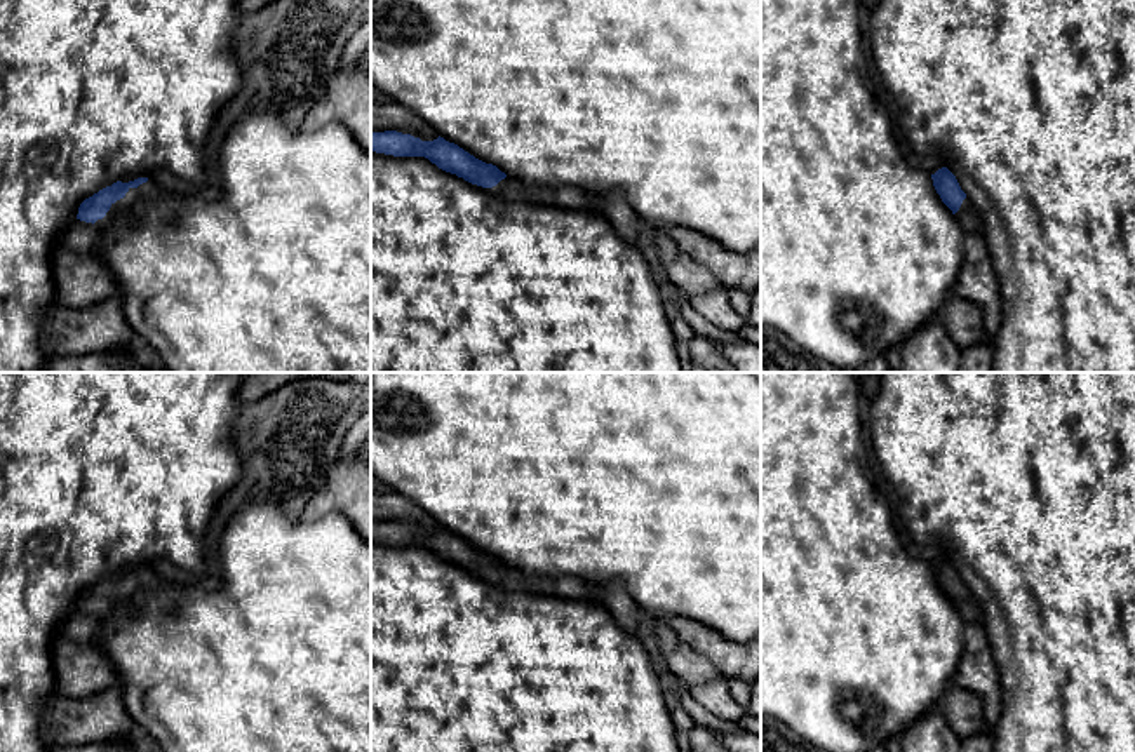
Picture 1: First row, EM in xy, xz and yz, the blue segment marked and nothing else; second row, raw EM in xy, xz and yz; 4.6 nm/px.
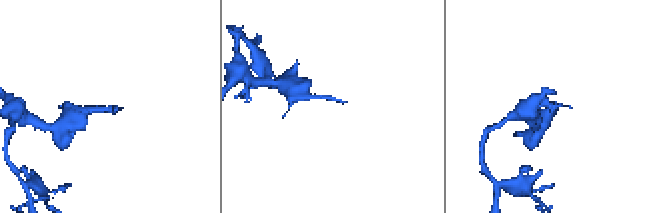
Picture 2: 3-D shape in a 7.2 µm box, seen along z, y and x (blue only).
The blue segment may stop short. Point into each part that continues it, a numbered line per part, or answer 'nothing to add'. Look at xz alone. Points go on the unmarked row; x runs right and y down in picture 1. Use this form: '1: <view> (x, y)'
1: xz (568, 587)

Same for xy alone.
1: xy (122, 601)

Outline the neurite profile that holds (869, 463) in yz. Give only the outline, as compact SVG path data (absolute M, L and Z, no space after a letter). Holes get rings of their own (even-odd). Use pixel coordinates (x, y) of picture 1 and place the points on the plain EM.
M862 426L862 453L860 453L860 467L872 484L872 487L884 496L888 501L891 514L900 514L900 500L883 473L883 468L876 458L876 449L872 444L872 430L870 426Z

